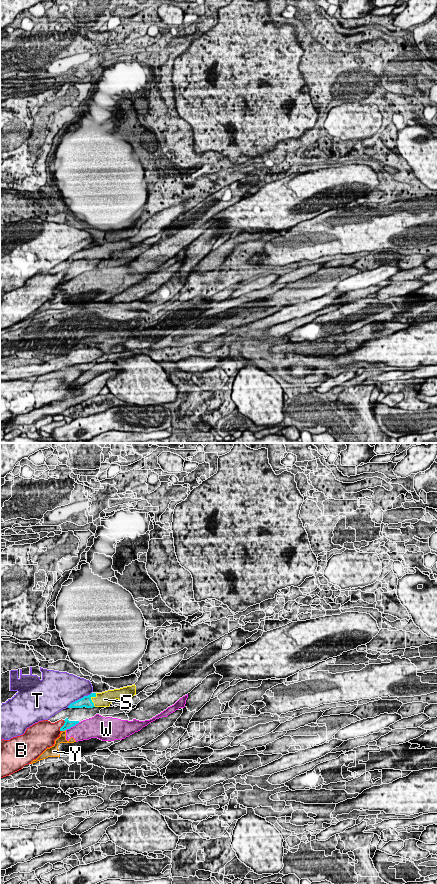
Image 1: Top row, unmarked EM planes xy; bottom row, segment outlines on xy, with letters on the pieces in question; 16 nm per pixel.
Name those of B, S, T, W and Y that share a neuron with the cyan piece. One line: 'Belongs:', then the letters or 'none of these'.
Belongs: S

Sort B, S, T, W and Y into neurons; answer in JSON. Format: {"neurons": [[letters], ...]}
{"neurons": [["B"], ["S"], ["T"], ["W", "Y"]]}

